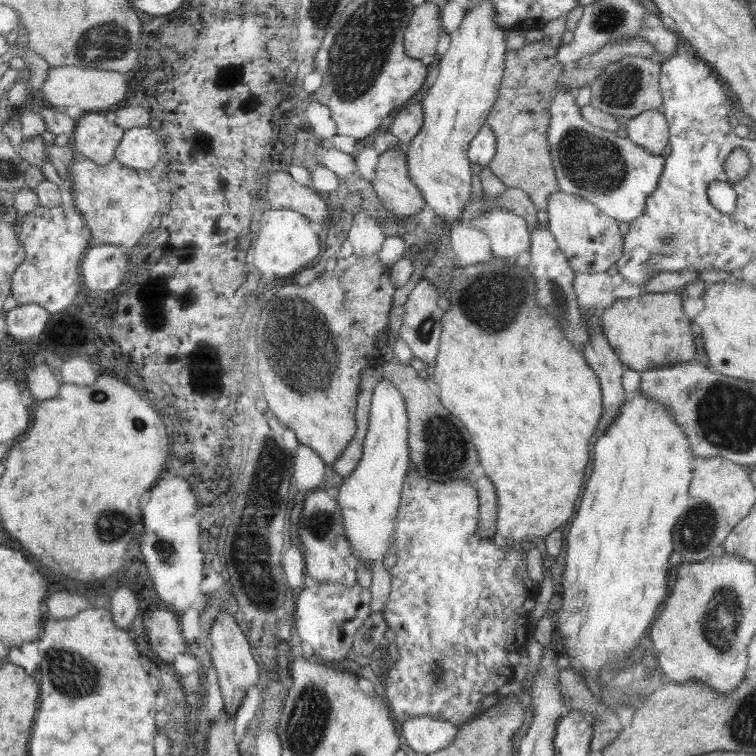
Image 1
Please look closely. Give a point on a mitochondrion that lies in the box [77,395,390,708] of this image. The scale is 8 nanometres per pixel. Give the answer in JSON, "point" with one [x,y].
{"point":[272,460]}

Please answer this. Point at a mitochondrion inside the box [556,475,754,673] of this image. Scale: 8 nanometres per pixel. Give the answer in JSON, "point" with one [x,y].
{"point":[722,620]}

